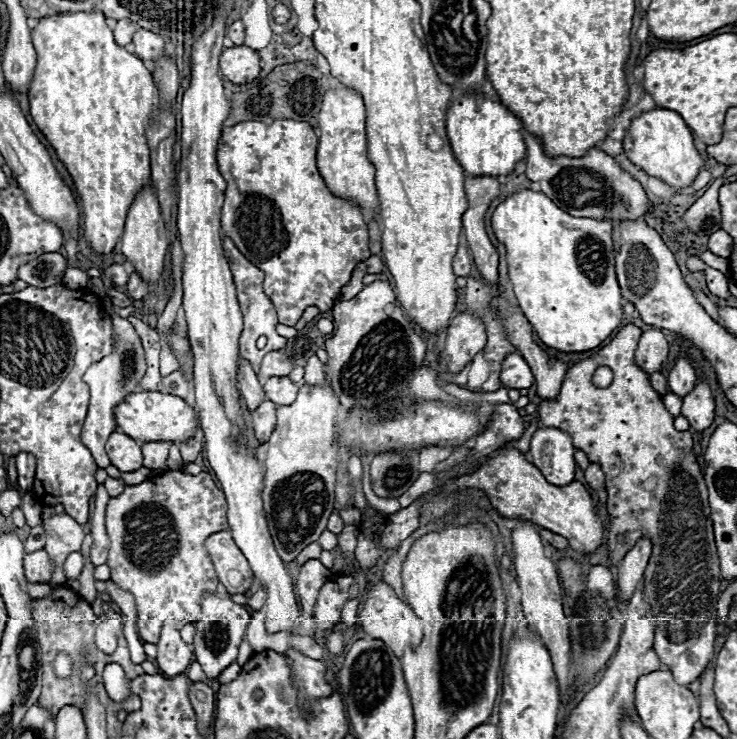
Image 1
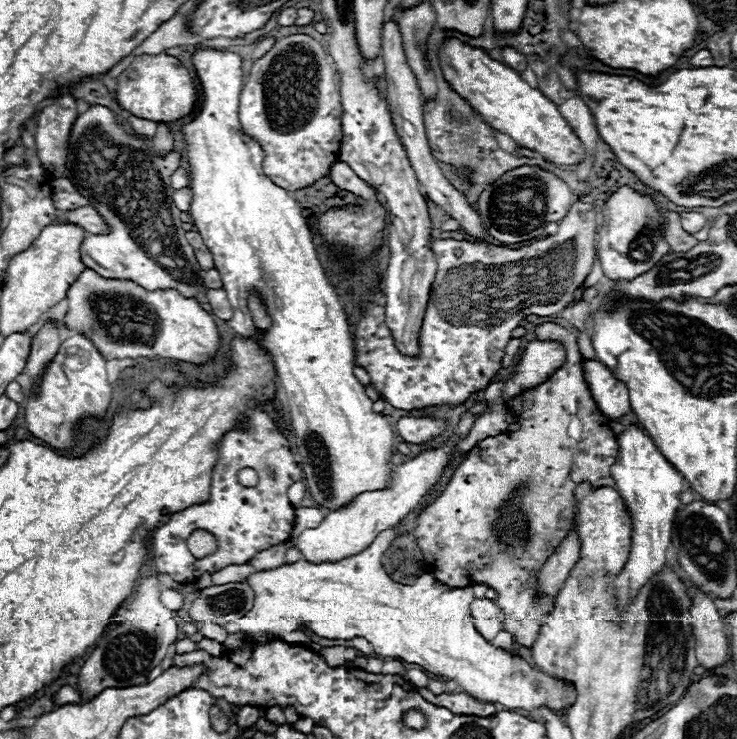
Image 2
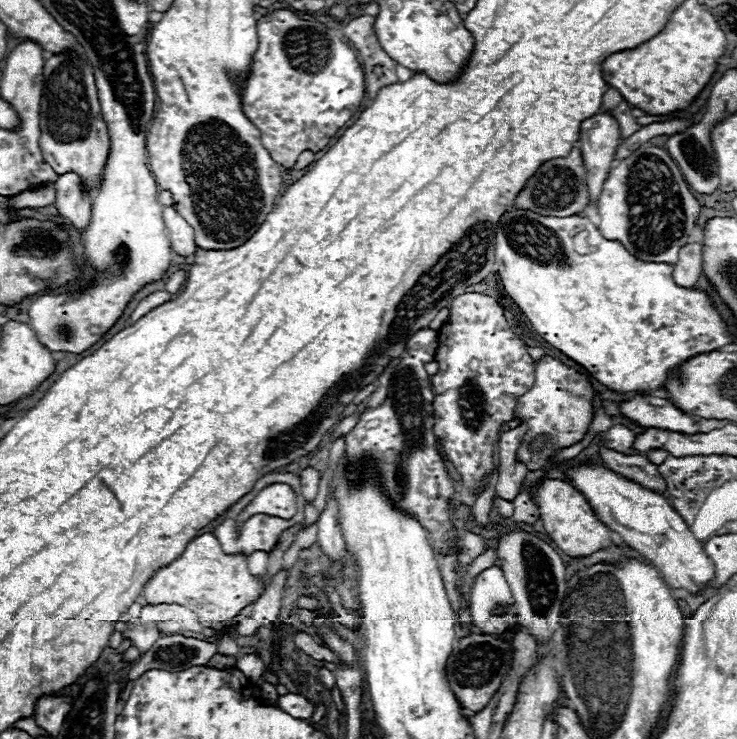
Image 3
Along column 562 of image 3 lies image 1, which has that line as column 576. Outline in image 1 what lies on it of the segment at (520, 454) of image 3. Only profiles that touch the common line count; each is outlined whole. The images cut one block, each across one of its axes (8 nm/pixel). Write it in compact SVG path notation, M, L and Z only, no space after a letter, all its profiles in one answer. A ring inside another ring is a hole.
M634 324L620 328L616 338L604 346L596 356L574 364L562 382L560 394L554 400L546 400L538 406L538 416L544 428L558 428L572 436L572 442L578 450L584 450L590 462L602 464L606 474L608 490L608 554L612 564L620 564L626 552L636 544L640 532L652 538L652 556L644 574L644 594L654 612L654 650L660 656L662 664L672 672L674 680L680 686L696 682L706 670L708 662L714 656L716 640L716 602L720 594L720 566L716 558L714 532L708 506L708 490L704 476L692 452L690 432L678 432L672 426L674 416L664 408L662 396L650 386L648 374L636 364L634 354L642 330ZM598 366L608 366L614 372L614 380L608 388L596 388L592 384L592 374ZM618 536L624 536L624 542L618 542Z

